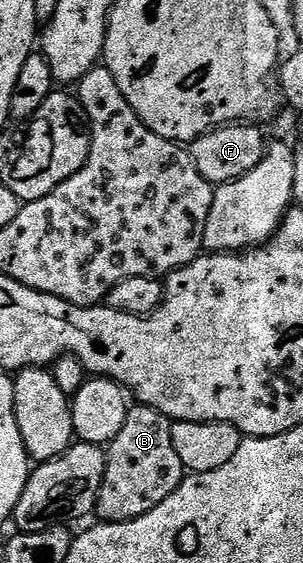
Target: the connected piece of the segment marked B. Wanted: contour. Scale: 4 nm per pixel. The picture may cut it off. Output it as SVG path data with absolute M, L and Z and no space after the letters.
M144 405L130 406L127 421L123 421L123 429L119 429L119 437L108 444L105 456L105 476L97 498L98 520L106 523L126 523L135 517L143 517L155 509L155 505L163 505L187 474L183 461L179 461L179 453L175 453L175 441L171 441L171 429L174 420L168 419L163 413Z

